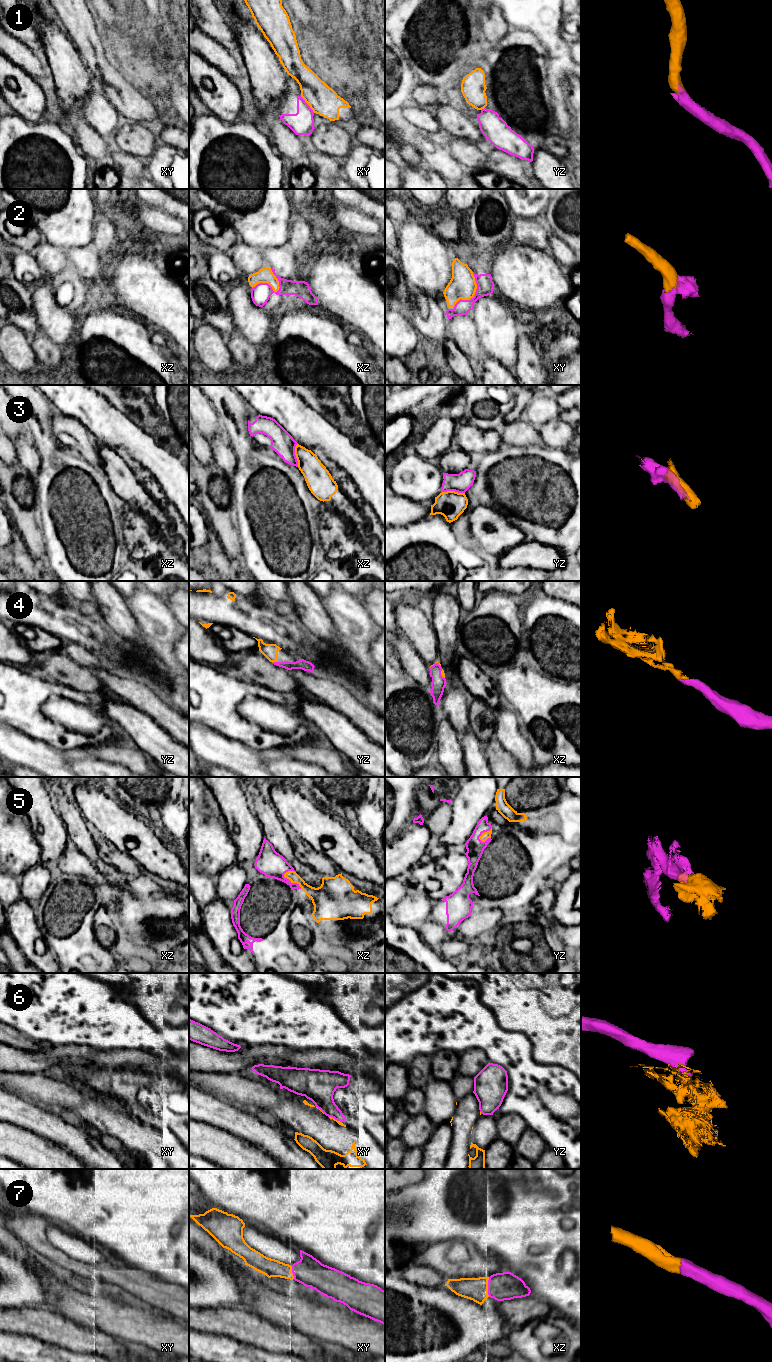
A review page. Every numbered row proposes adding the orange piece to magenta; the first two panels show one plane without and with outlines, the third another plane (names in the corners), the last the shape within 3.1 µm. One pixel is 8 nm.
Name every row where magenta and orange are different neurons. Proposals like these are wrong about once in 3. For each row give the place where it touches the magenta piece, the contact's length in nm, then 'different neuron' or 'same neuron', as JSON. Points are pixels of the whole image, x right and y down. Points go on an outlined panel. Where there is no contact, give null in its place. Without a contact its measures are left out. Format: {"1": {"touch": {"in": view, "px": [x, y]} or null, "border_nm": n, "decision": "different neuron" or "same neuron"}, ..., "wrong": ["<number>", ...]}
{"1": {"touch": {"in": "xy", "px": [307, 104]}, "border_nm": 180, "decision": "different neuron"}, "2": {"touch": {"in": "xz", "px": [266, 283]}, "border_nm": 240, "decision": "same neuron"}, "3": {"touch": {"in": "yz", "px": [452, 490]}, "border_nm": 190, "decision": "different neuron"}, "4": {"touch": {"in": "yz", "px": [274, 662]}, "border_nm": 50, "decision": "same neuron"}, "5": {"touch": {"in": "xz", "px": [292, 883]}, "border_nm": 190, "decision": "same neuron"}, "6": {"touch": {"in": "xy", "px": [335, 1119]}, "border_nm": 120, "decision": "different neuron"}, "7": {"touch": {"in": "xz", "px": [488, 1287]}, "border_nm": 160, "decision": "same neuron"}, "wrong": ["1", "3", "6"]}

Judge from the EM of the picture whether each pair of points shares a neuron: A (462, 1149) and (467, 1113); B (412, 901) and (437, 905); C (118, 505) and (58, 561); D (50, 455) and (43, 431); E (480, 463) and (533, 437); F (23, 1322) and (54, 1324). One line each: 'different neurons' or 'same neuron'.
A: same neuron
B: different neurons
C: same neuron
D: same neuron
E: different neurons
F: same neuron

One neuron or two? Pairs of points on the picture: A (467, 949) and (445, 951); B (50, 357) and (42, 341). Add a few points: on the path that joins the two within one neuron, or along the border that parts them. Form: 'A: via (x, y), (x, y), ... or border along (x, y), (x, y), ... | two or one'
A: via (462, 949), (450, 949) | one
B: via (48, 353), (42, 345) | one

